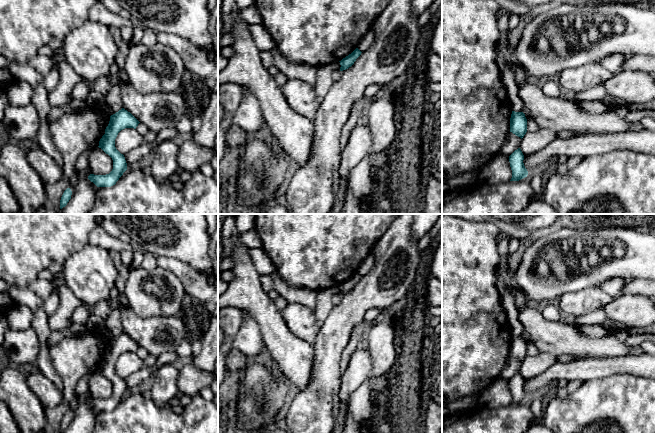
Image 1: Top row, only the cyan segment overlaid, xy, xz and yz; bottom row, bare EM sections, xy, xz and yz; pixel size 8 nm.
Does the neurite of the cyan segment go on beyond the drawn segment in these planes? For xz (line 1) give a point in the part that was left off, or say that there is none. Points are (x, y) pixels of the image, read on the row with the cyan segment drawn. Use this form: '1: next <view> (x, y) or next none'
1: next none

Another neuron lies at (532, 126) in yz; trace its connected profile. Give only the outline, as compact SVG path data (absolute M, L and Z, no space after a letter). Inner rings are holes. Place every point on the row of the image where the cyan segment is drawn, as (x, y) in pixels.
M525 113L525 117L527 119L527 131L535 132L540 129L538 124L530 117L528 113Z

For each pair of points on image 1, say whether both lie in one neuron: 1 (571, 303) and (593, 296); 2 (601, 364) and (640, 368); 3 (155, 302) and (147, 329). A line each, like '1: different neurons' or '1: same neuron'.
1: same neuron
2: same neuron
3: different neurons

